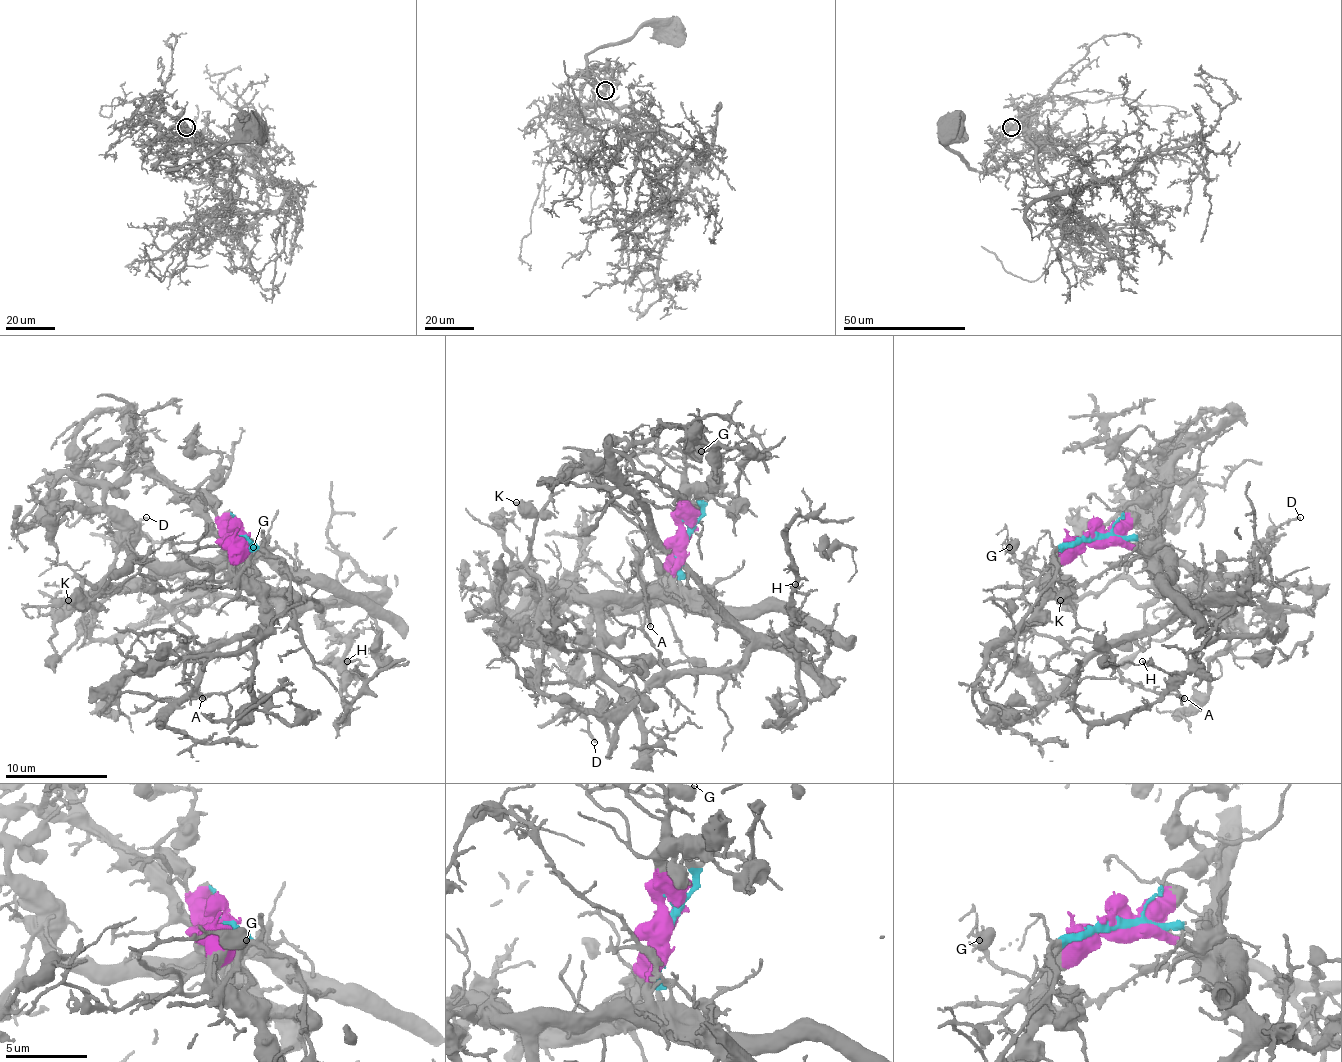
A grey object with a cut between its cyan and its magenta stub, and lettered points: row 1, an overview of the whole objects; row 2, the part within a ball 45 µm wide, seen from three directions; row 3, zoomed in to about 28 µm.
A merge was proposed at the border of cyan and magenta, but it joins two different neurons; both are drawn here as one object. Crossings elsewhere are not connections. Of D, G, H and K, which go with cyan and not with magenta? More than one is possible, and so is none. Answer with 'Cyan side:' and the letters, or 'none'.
Cyan side: H

